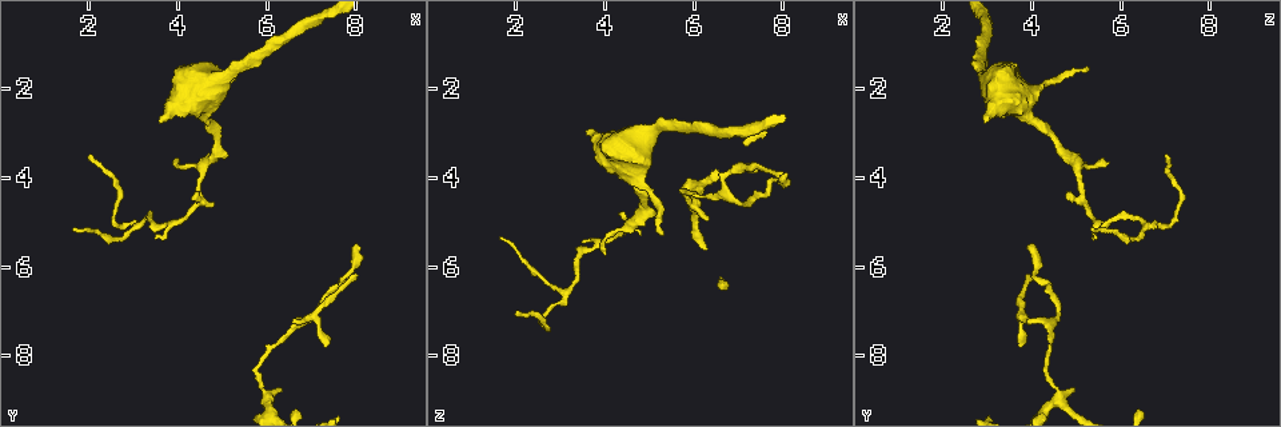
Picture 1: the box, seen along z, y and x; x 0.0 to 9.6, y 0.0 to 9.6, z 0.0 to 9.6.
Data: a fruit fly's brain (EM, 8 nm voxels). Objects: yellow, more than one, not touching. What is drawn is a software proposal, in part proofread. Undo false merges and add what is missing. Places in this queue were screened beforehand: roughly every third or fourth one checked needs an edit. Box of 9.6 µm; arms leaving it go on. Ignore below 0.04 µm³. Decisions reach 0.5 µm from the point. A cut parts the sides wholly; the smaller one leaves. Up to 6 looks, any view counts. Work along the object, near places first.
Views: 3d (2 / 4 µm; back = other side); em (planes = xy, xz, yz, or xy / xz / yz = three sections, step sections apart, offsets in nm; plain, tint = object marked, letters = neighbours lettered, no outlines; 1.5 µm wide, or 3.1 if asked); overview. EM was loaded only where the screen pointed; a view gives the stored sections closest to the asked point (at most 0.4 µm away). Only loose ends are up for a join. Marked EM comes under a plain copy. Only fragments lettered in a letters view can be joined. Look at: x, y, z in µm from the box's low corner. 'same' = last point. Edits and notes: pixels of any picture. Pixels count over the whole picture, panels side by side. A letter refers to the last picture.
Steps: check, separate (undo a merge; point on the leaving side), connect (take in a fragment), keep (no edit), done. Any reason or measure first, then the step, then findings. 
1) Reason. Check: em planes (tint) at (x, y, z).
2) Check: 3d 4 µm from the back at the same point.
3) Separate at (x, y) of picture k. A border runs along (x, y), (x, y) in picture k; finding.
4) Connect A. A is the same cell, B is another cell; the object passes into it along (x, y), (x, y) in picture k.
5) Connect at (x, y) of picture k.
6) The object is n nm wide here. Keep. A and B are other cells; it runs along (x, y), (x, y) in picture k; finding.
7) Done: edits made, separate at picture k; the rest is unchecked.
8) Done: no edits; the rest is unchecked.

Check: em xz step 8 (letters) at (5.25, 1.55, 5.25).

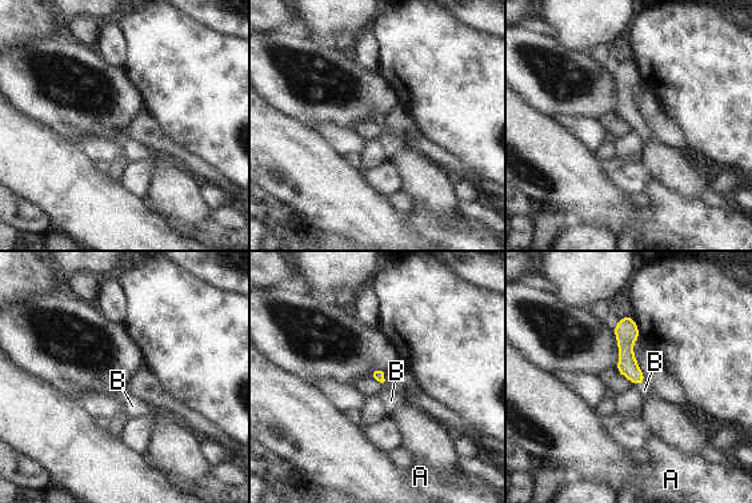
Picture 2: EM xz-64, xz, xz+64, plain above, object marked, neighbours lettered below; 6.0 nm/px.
Check: em planes (letters) at the same point.

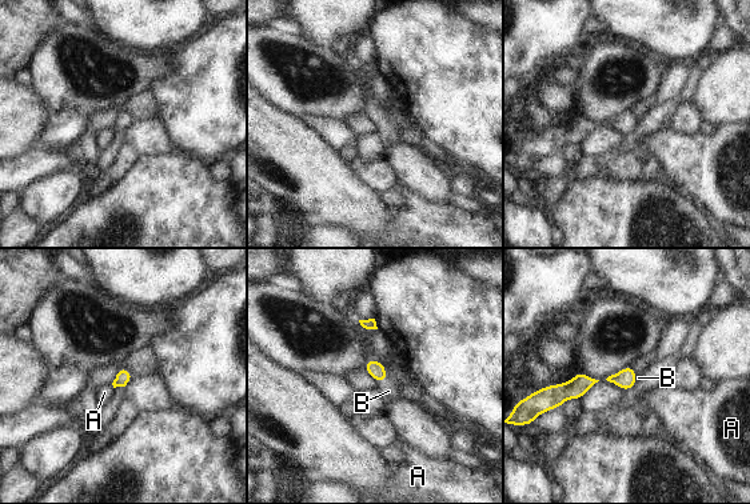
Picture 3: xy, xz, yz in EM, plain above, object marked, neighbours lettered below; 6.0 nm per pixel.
Connect B. B is the same cell, A is another cell; the object passes into it along (377, 371), (382, 380), (389, 391) in picture 3; it goes on there.

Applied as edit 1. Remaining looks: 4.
Redraw. Check: overview.

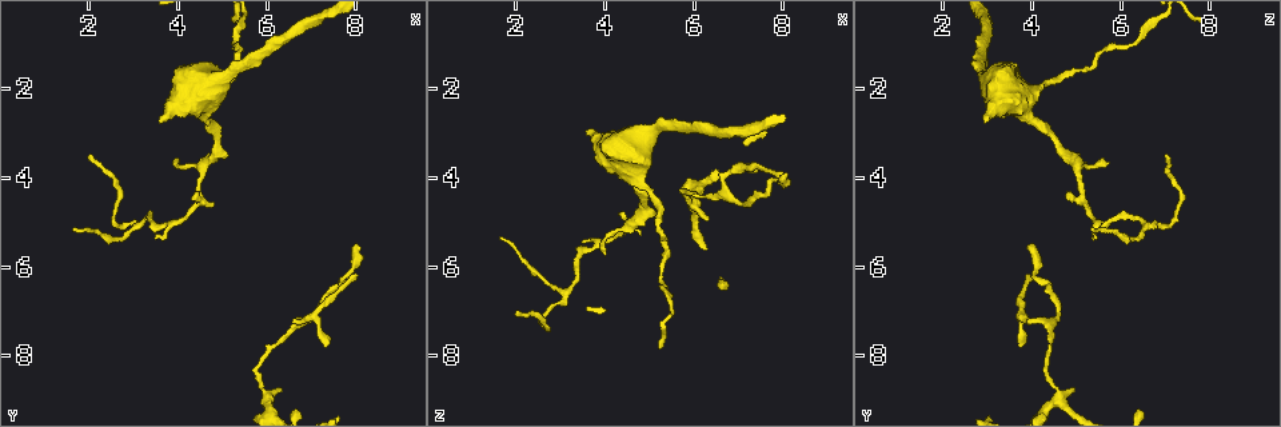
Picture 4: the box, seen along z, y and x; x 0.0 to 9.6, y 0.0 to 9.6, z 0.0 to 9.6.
An open end. Check: em xy step 4 (letters) at (8.05, 5.55, 3.95).

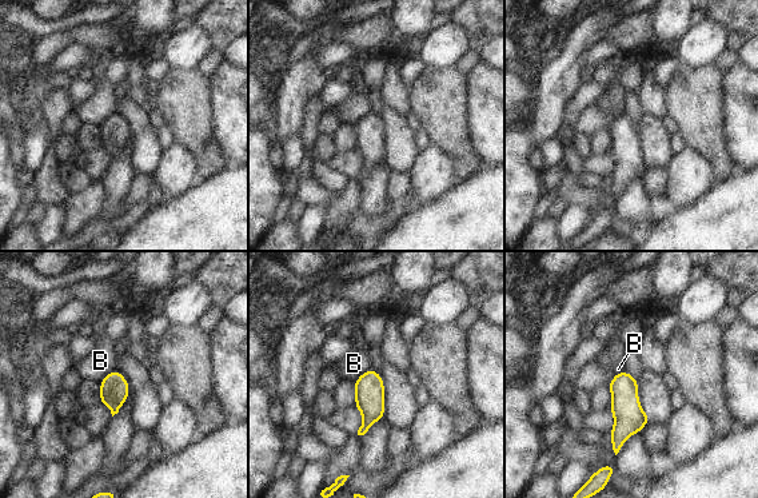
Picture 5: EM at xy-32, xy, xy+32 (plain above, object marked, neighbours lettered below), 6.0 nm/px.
Check: em planes (letters) at the same point.

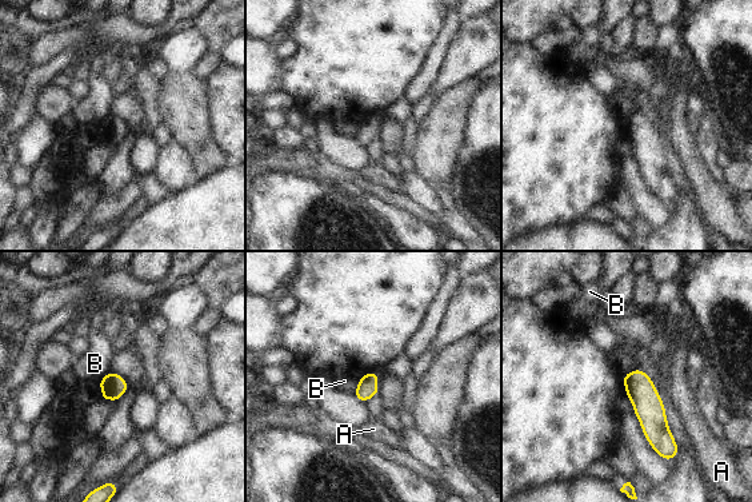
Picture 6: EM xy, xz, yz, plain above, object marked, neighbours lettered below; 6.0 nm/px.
The longest contact is with B, 120 nm. Keep. A and B are other cells; none of them fits.

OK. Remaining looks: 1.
Done: edits made, connect at picture 3; the rest is unchecked.

